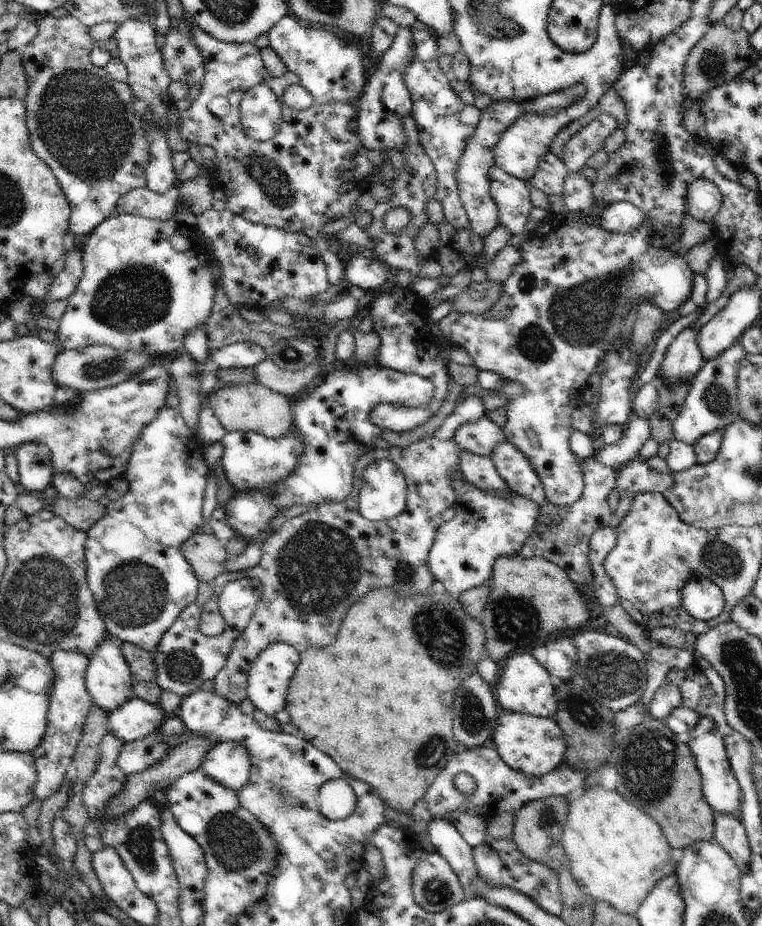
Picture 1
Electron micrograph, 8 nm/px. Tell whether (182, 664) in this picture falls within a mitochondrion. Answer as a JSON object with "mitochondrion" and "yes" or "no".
{"mitochondrion":"yes"}

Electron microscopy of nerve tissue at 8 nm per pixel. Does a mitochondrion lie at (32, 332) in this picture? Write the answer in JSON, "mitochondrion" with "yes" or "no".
{"mitochondrion":"no"}

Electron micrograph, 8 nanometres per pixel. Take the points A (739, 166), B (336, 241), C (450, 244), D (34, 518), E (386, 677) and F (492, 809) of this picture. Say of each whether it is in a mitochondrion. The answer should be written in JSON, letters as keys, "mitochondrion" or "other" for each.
{"A":"other","B":"other","C":"other","D":"other","E":"other","F":"other"}

